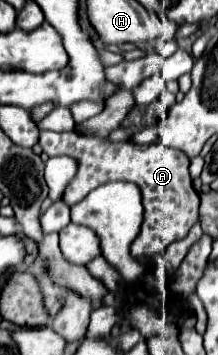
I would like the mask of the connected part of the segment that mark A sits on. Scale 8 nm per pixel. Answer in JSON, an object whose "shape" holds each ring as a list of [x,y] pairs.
{"shape":[[[41,131],[39,145],[49,157],[69,155],[79,161],[79,171],[63,193],[67,205],[75,205],[89,191],[109,181],[129,181],[141,189],[145,213],[139,237],[135,237],[135,241],[131,243],[131,255],[135,259],[153,257],[161,253],[169,243],[187,237],[191,227],[199,221],[199,195],[193,189],[189,175],[189,159],[183,151],[169,149],[161,143],[153,145],[135,145],[129,141],[107,143],[97,137],[81,137],[77,133],[53,133],[53,131]]]}

